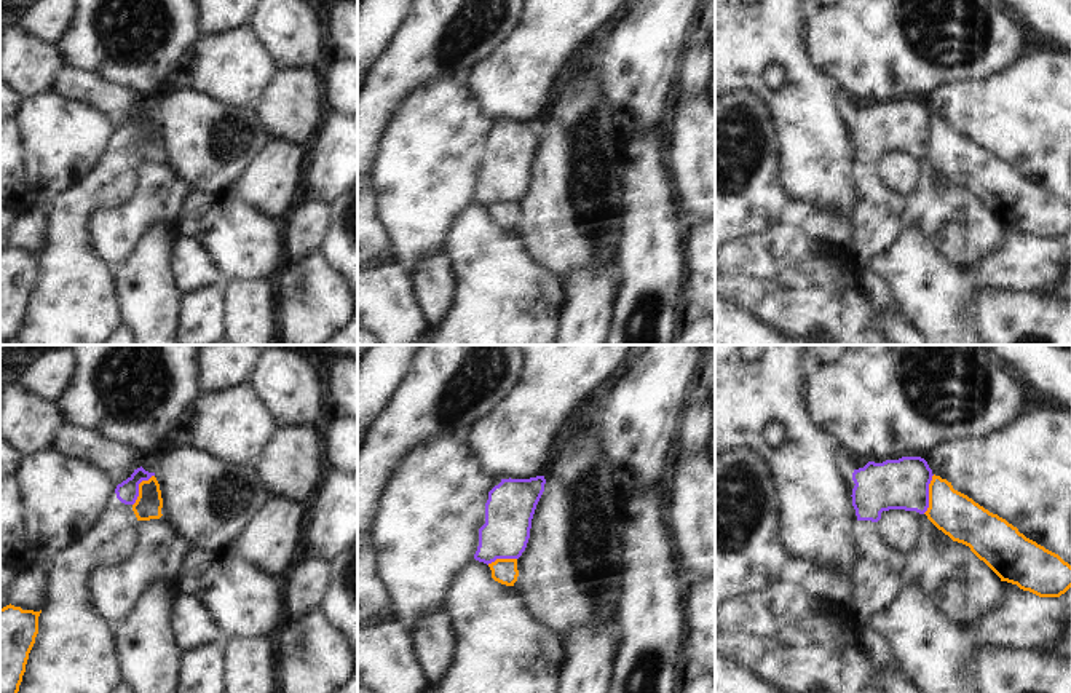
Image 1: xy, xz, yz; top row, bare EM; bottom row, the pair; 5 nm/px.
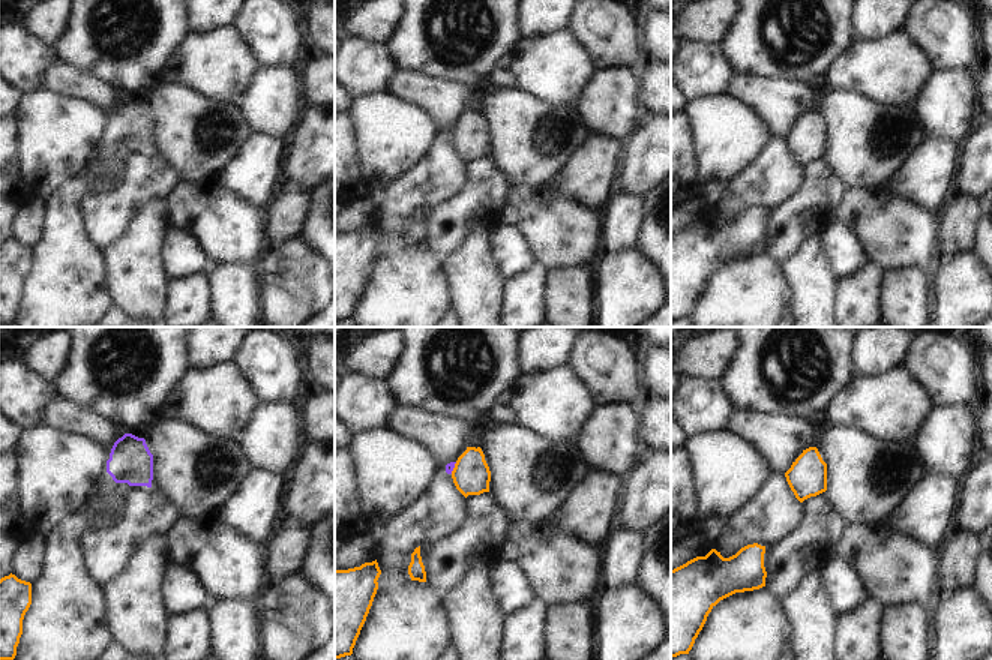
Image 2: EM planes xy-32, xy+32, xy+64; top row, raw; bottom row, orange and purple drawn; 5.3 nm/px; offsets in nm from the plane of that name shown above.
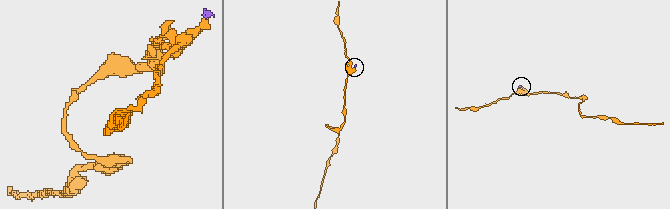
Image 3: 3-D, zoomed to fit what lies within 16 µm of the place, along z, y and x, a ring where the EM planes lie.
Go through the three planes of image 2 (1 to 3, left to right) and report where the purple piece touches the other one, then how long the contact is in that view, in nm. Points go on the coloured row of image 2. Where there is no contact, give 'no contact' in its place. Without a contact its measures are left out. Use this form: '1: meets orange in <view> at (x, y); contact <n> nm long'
1: no contact
2: meets orange in xy+32 at (453, 468); contact 70 nm long
3: no contact

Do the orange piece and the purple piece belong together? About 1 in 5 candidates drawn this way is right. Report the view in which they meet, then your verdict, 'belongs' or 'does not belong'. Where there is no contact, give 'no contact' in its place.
yz | does not belong

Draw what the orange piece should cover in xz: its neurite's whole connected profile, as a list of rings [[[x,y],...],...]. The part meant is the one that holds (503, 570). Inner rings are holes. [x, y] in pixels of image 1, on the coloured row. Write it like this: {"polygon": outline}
{"polygon": [[[496,559],[488,564],[492,578],[501,584],[514,586],[519,576],[517,559]]]}

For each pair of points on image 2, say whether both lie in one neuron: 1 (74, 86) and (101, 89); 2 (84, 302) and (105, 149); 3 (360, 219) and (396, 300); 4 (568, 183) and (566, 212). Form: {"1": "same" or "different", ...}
{"1": "same", "2": "same", "3": "different", "4": "different"}

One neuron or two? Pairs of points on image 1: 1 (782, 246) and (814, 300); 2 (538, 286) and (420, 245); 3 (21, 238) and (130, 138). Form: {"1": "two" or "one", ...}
{"1": "one", "2": "two", "3": "two"}

